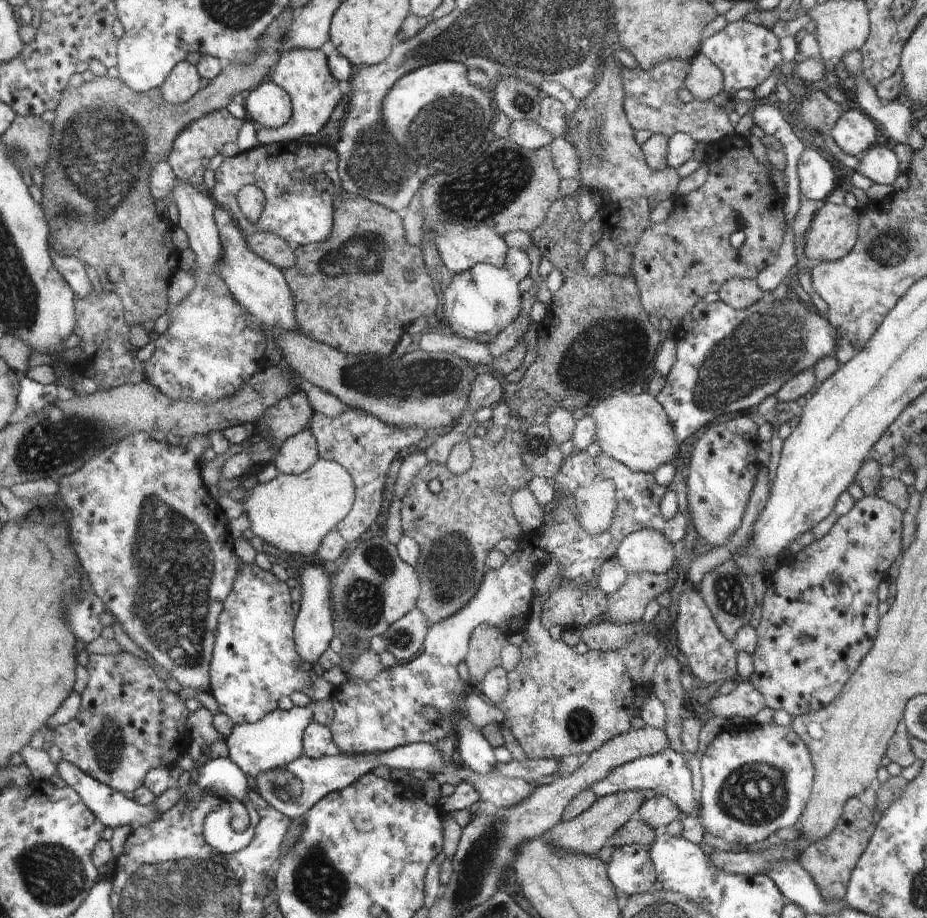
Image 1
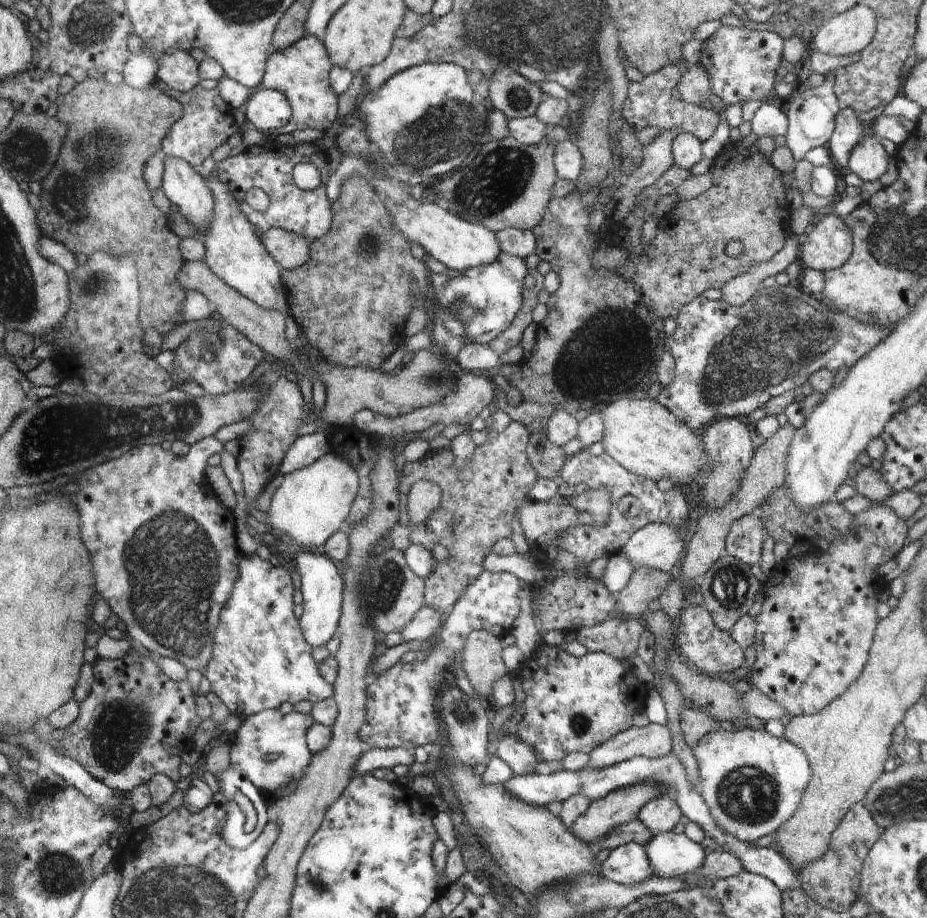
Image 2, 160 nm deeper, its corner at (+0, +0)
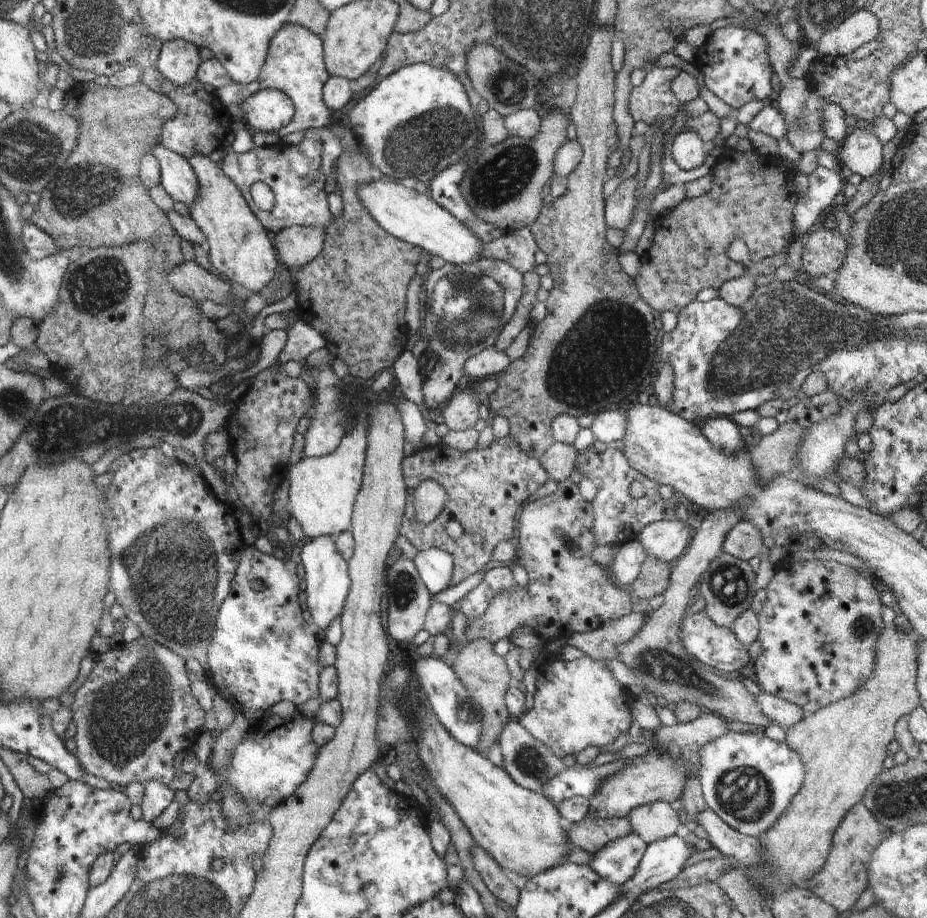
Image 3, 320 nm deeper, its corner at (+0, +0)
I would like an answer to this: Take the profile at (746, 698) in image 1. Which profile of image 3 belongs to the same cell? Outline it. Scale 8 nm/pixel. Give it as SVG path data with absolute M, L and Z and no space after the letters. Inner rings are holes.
M760 693L755 696L754 700L760 706L760 712L770 718L772 722L776 722L782 729L787 730L800 722L805 716L805 712L797 704L791 703L789 700L782 700L768 693Z

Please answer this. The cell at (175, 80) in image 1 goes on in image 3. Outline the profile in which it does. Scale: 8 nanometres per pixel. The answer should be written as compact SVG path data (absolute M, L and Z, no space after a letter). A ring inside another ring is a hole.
M173 39L161 46L157 68L162 77L178 86L193 83L200 65L200 54L196 45L189 41Z

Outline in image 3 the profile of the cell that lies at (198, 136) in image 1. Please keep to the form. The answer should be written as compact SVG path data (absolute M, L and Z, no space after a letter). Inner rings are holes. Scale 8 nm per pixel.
M151 36L144 50L136 56L136 66L141 69L140 83L148 86L153 91L161 93L177 105L177 115L168 120L162 128L160 140L165 148L176 152L186 159L202 154L210 156L218 148L224 147L225 139L233 132L235 119L226 105L216 96L216 93L206 91L205 85L195 79L193 83L184 86L173 84L172 81L162 77L157 68L157 59L160 55L162 42L155 36Z

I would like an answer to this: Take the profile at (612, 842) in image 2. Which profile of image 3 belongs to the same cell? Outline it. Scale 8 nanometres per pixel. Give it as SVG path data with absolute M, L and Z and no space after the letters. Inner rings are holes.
M584 817L575 822L566 832L570 844L586 852L595 853L610 841L628 836L633 832L628 817Z

